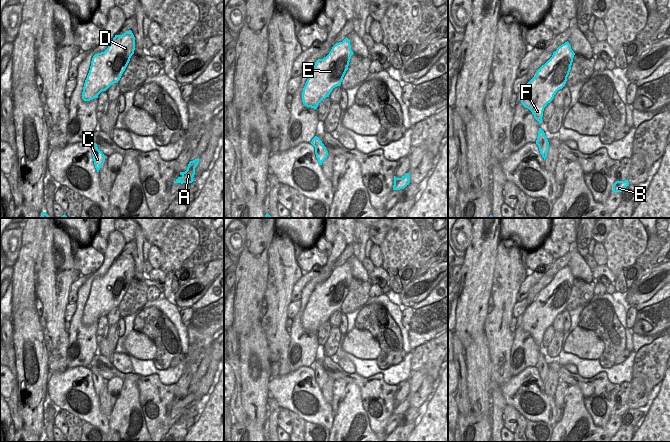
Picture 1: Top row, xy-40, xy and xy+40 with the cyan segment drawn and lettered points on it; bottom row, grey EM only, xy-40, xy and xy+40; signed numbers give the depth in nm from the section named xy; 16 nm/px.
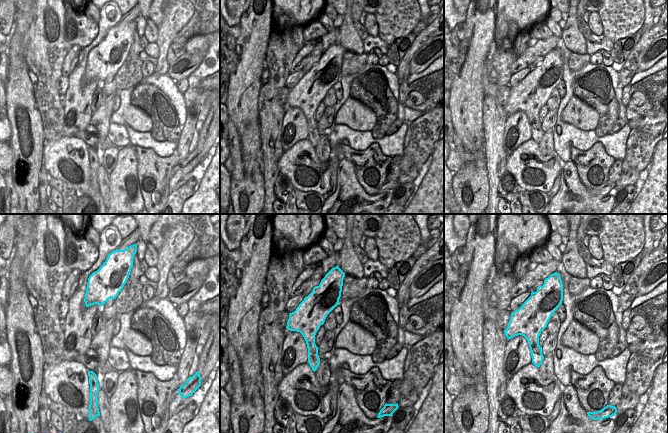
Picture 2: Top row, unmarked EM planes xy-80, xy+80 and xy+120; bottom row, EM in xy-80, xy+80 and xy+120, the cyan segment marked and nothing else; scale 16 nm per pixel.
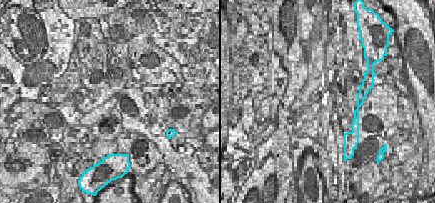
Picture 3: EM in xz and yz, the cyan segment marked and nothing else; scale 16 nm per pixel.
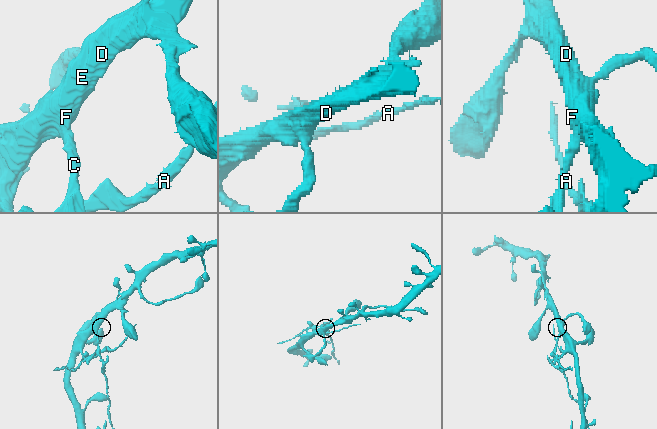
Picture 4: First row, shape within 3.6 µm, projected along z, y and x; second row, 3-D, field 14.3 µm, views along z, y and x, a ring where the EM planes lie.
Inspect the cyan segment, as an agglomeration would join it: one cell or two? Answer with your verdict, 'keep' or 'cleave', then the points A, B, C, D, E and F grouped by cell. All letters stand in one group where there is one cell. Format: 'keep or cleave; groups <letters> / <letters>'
cleave; groups A B C / D E F

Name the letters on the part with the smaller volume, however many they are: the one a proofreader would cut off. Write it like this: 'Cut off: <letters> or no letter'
Cut off: A, B, C

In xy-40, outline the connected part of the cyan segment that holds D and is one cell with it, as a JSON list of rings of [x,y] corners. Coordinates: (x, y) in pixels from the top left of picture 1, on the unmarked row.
[[[131,254],[122,259],[115,259],[108,272],[101,277],[95,278],[91,285],[91,290],[84,307],[82,323],[90,325],[98,322],[102,315],[106,315],[114,307],[118,307],[125,295],[131,280],[135,274],[135,261]]]

